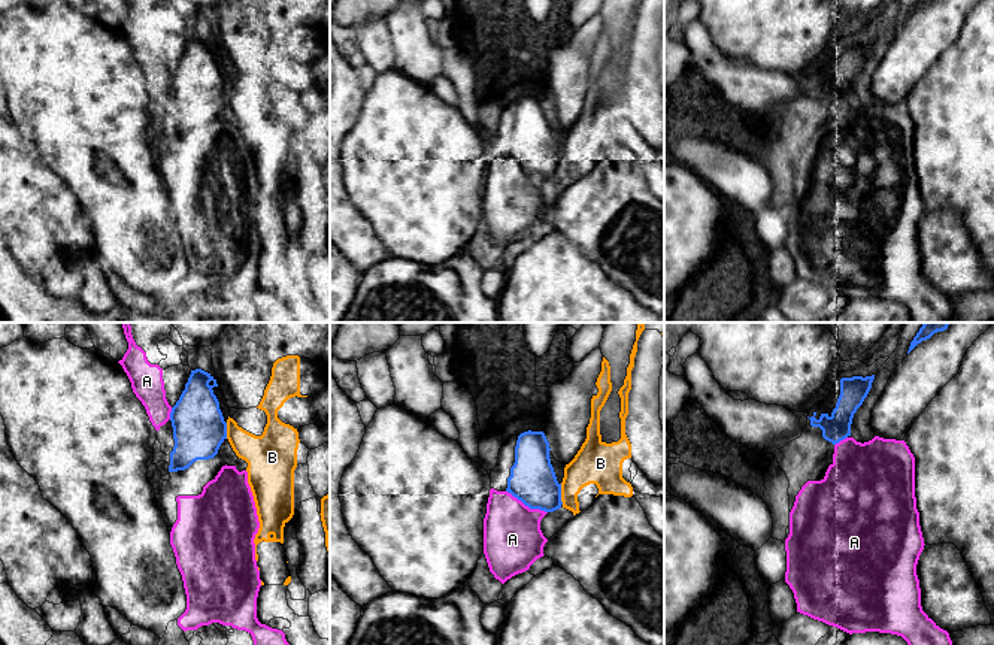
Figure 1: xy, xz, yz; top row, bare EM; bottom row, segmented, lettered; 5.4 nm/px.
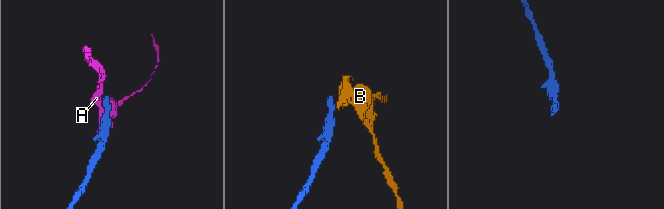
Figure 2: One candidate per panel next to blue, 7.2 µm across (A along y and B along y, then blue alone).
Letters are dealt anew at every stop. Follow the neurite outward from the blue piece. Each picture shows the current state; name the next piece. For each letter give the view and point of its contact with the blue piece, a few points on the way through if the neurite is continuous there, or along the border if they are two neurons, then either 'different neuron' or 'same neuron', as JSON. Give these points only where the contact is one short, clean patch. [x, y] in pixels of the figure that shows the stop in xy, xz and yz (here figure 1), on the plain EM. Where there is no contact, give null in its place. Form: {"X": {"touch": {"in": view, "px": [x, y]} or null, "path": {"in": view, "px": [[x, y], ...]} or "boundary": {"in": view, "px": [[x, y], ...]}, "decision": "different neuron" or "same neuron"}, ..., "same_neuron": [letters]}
{"A": {"touch": {"in": "xz", "px": [527, 170]}, "decision": "different neuron"}, "B": {"touch": {"in": "xz", "px": [560, 160]}, "decision": "different neuron"}, "same_neuron": []}

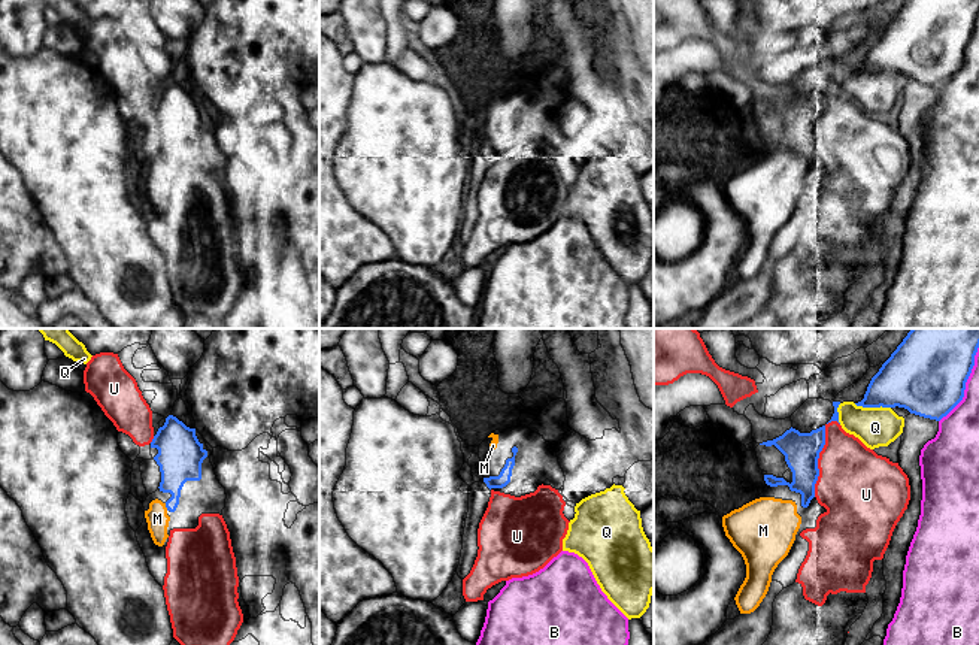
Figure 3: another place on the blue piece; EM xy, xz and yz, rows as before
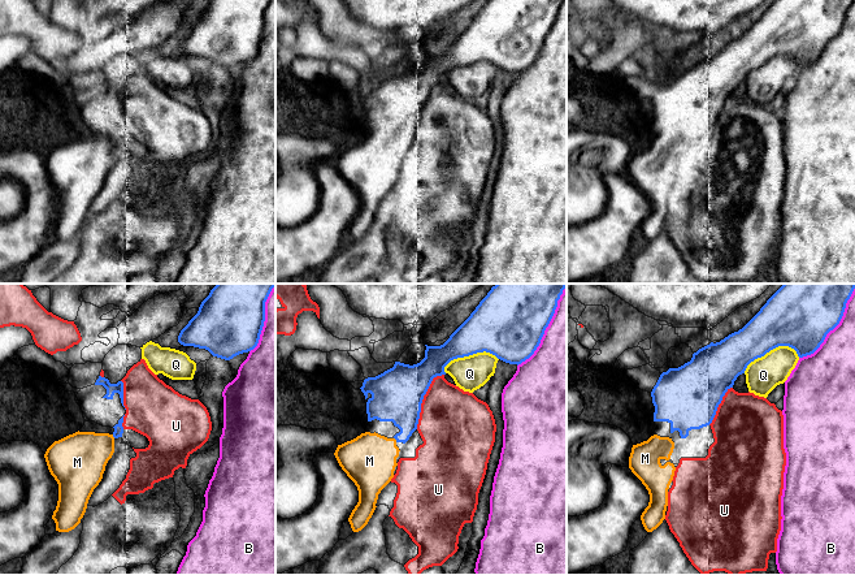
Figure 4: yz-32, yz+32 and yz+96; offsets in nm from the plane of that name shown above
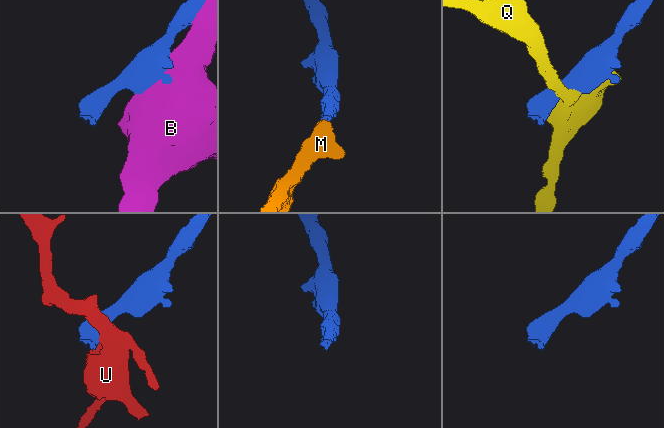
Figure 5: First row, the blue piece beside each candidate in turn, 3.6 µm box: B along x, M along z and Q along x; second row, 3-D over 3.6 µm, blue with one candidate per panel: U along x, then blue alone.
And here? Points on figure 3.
{"B": {"touch": {"in": "yz", "px": [964, 50]}, "decision": "different neuron"}, "M": {"touch": {"in": "xy", "px": [166, 172]}, "path": {"in": "xy", "px": [[178, 127], [175, 163], [166, 172], [157, 184]]}, "decision": "same neuron"}, "Q": {"touch": {"in": "yz", "px": [872, 72]}, "decision": "different neuron"}, "U": {"touch": {"in": "yz", "px": [818, 121]}, "decision": "different neuron"}, "same_neuron": ["M"]}

